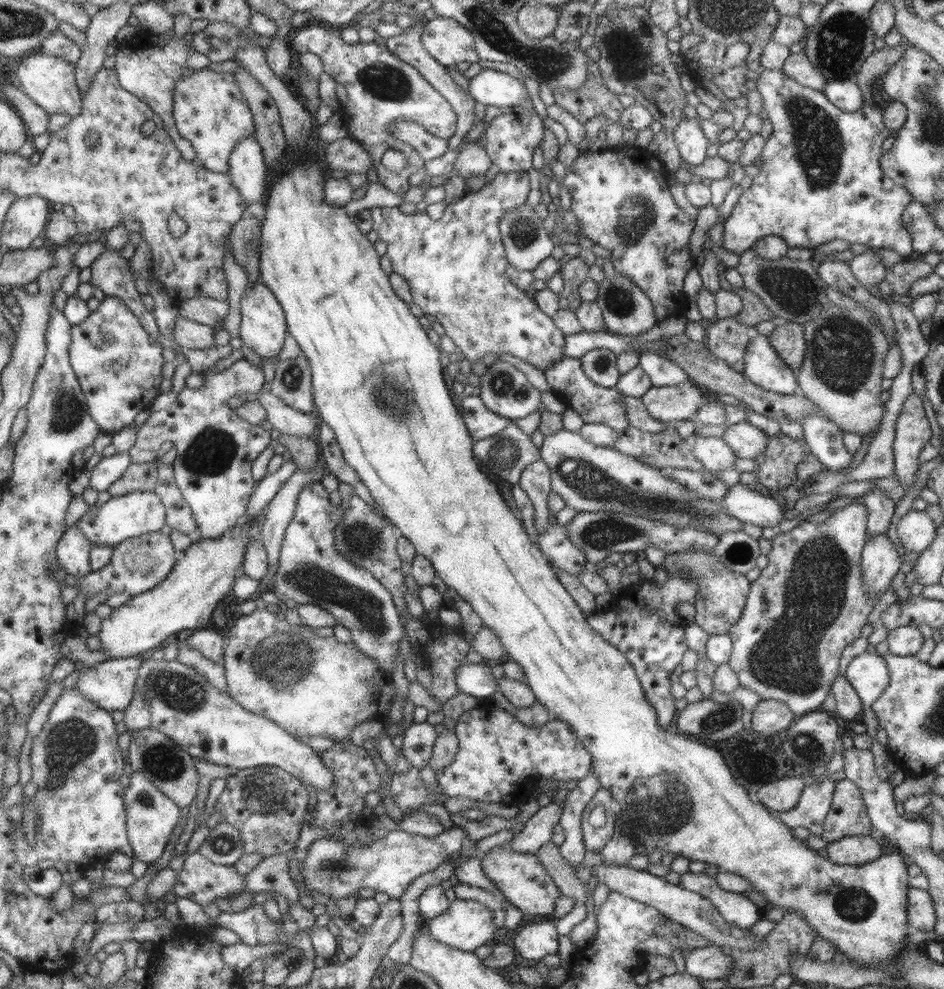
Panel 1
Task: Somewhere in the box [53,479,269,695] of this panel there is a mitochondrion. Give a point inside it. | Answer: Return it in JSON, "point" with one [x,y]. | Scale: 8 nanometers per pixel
{"point":[149,562]}

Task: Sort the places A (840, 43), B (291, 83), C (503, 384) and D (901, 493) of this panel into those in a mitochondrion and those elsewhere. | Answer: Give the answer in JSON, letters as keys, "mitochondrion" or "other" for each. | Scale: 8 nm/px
{"A":"mitochondrion","B":"other","C":"mitochondrion","D":"other"}

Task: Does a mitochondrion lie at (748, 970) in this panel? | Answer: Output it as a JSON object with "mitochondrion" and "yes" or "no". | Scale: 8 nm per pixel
{"mitochondrion":"yes"}

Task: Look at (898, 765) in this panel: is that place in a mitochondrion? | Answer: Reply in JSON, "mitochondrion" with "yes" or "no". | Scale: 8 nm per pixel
{"mitochondrion":"no"}

